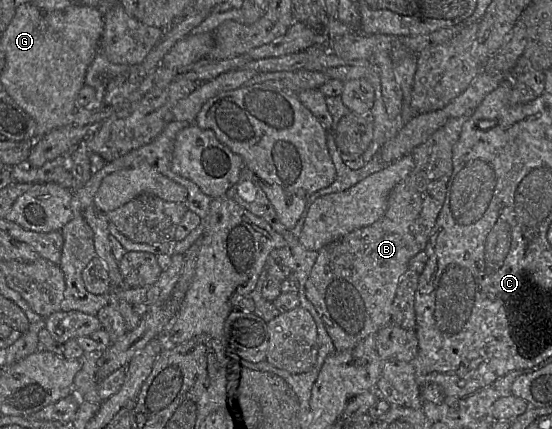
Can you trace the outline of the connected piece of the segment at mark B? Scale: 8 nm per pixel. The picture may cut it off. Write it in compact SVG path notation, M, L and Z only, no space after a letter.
M460 116L449 119L424 143L413 149L410 155L414 161L414 168L392 189L388 196L386 211L379 220L346 234L318 251L316 261L305 283L305 293L318 311L336 351L355 347L367 336L377 334L381 328L392 321L391 306L399 281L409 269L410 259L425 250L443 207L447 185L453 171L453 147L460 137L462 126L467 118L468 116Z

